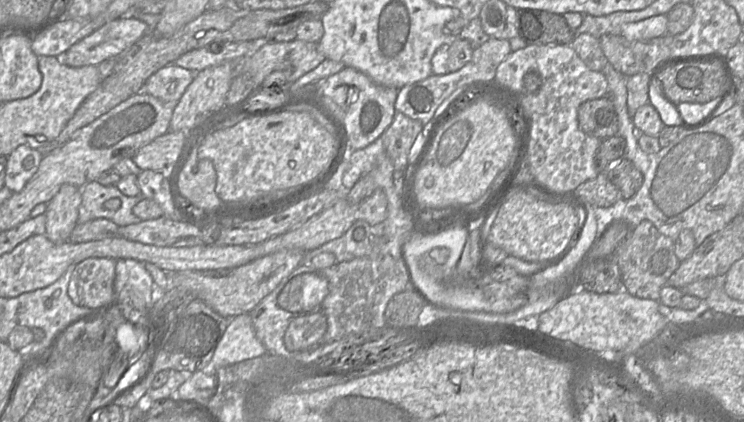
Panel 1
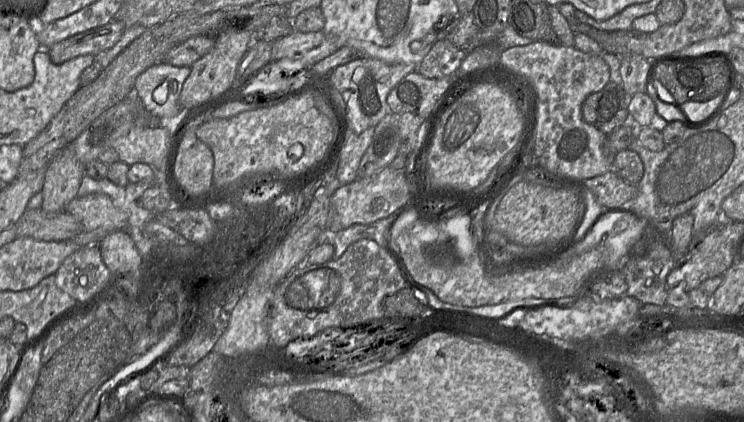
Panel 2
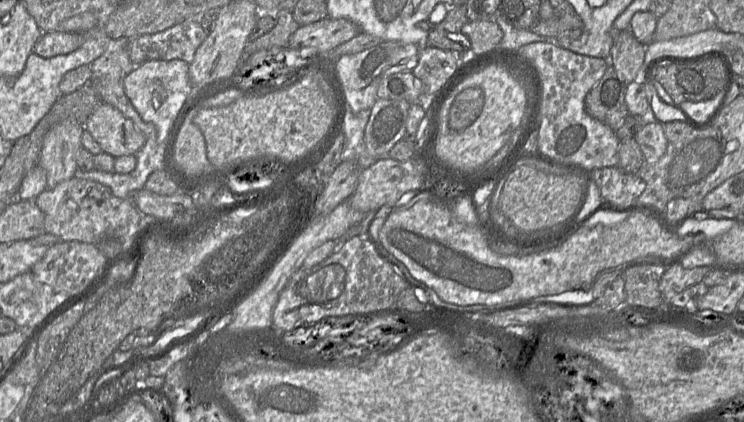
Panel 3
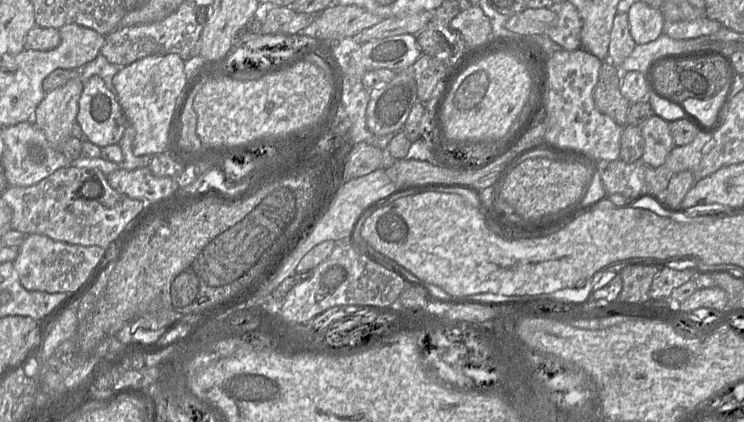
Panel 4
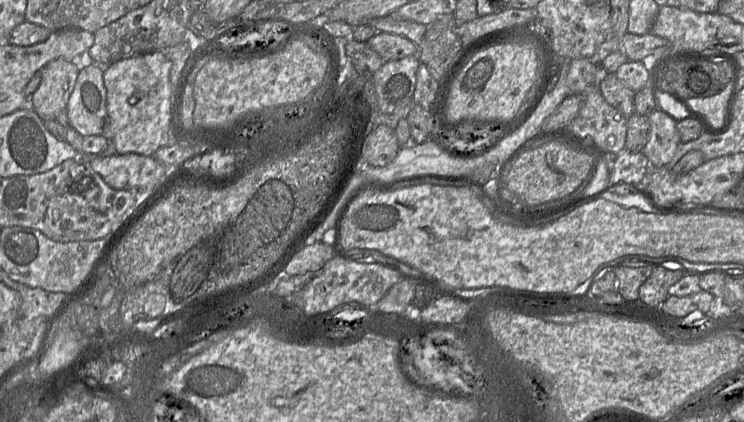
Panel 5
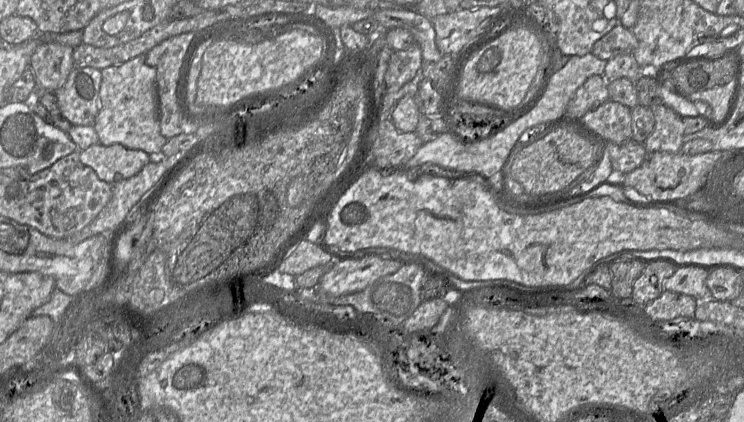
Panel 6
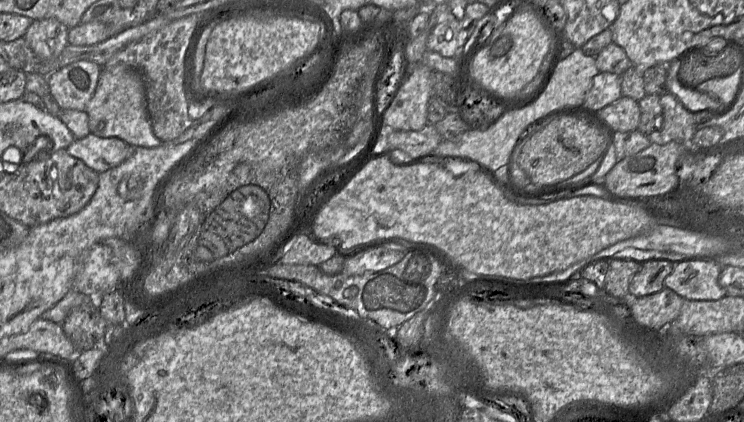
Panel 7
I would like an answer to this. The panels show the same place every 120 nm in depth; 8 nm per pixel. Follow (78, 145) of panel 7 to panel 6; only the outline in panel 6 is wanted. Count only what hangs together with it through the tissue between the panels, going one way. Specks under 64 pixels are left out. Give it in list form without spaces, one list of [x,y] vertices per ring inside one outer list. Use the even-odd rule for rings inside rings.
[[[100,143],[80,150],[79,159],[109,184],[134,176],[150,162],[149,155],[142,150],[133,150],[121,144],[104,146]]]

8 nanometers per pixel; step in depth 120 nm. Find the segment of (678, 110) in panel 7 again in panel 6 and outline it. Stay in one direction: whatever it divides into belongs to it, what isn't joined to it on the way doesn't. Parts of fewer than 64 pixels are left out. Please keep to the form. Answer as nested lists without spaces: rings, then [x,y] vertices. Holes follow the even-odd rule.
[[[663,103],[650,108],[653,109],[655,127],[643,143],[648,154],[680,152],[685,135],[683,118]]]

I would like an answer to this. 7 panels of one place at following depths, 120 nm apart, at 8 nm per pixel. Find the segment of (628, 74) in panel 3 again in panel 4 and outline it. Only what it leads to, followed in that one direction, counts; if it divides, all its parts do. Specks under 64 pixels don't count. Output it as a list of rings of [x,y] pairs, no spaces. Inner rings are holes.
[[[617,13],[613,20],[610,34],[608,56],[610,62],[617,68],[631,55],[636,46],[633,40],[627,13]]]

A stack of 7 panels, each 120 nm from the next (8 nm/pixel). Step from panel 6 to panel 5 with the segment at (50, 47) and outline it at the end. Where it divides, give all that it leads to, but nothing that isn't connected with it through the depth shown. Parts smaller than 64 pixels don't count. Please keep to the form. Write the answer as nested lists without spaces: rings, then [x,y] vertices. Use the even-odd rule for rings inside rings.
[[[55,59],[40,71],[41,82],[31,95],[32,109],[42,119],[55,119],[60,111],[66,109],[79,70],[73,62]]]

